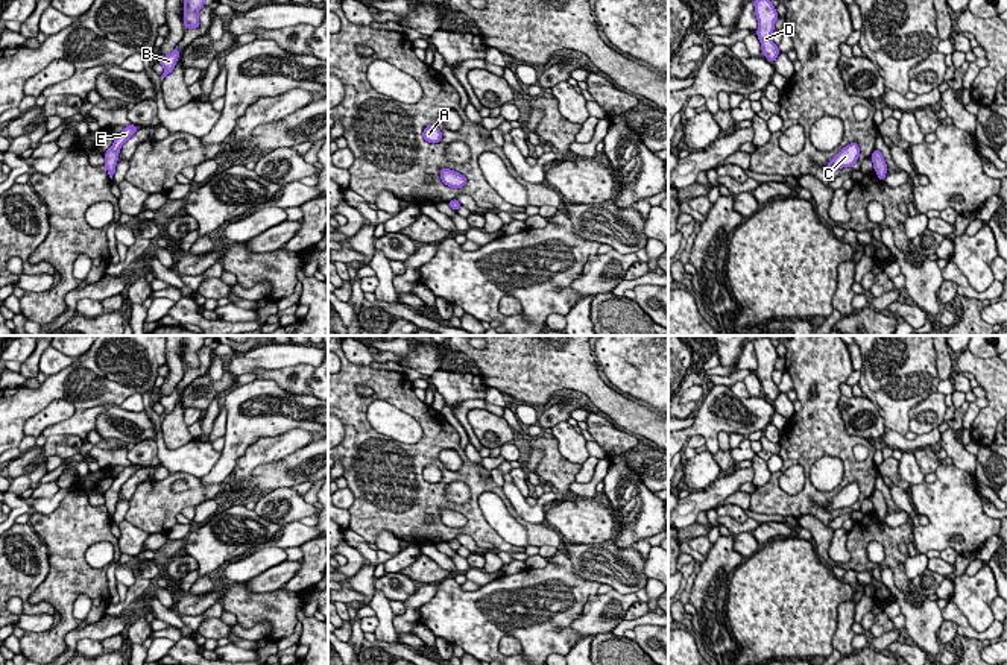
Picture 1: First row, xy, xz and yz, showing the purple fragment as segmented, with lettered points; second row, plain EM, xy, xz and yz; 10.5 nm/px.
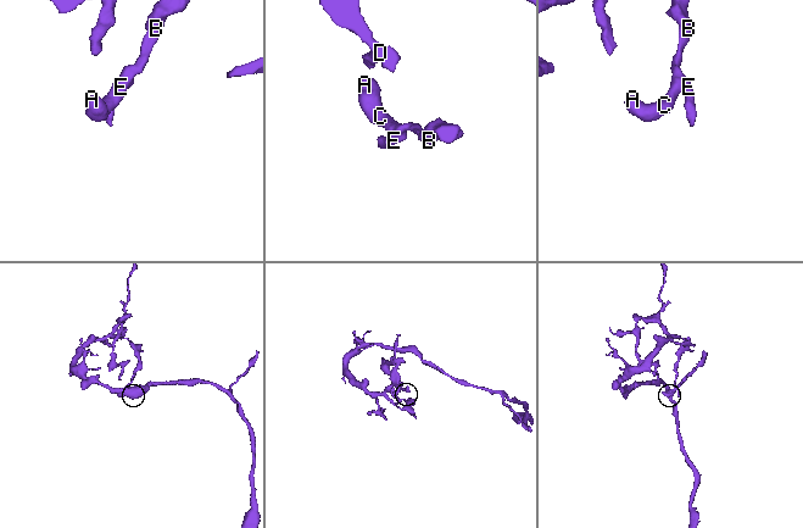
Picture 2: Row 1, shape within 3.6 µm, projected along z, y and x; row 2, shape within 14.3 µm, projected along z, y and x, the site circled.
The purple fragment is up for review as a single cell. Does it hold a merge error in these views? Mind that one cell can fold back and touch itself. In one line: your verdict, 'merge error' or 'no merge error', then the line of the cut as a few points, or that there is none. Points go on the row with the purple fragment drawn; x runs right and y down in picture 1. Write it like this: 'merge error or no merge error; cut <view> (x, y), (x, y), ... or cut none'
no merge error; cut none

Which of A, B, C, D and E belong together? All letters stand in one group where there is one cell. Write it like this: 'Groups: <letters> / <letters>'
Groups: A B C D E

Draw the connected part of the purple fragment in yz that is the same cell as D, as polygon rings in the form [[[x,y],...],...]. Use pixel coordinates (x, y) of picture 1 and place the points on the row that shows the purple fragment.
[[[755,0],[753,6],[758,20],[756,35],[761,41],[762,56],[766,56],[773,64],[781,53],[778,46],[772,39],[775,23],[779,15],[776,12],[776,8],[772,5],[772,0]]]

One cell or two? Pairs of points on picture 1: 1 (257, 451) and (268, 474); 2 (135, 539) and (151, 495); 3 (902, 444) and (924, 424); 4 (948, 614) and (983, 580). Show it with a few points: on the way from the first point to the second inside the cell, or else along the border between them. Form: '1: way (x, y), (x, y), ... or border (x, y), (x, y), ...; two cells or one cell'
1: border (296, 451), (258, 465), (240, 485), (233, 485); two cells
2: border (125, 520), (148, 535); two cells
3: border (937, 427), (916, 436); two cells
4: border (950, 600), (978, 632); two cells

